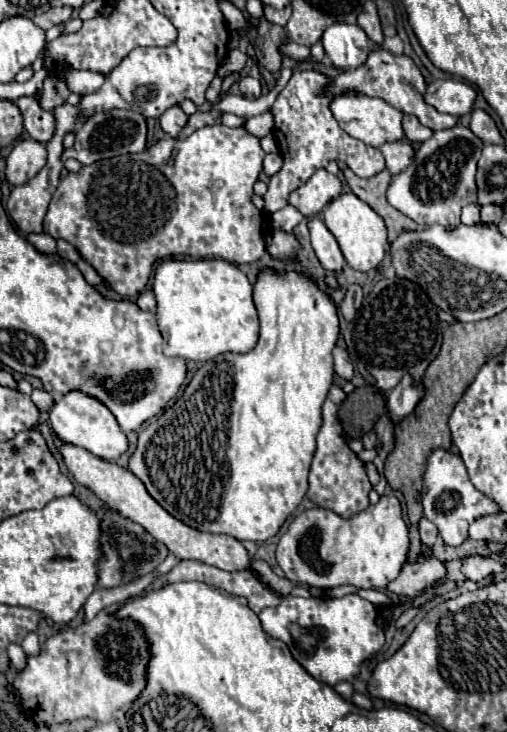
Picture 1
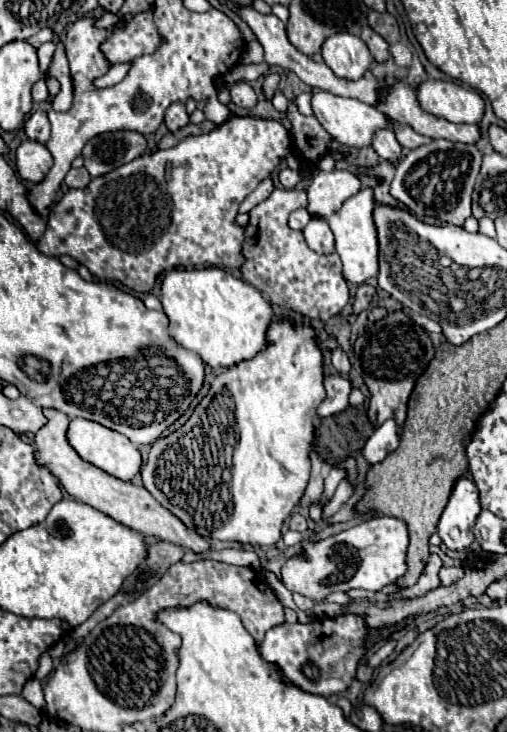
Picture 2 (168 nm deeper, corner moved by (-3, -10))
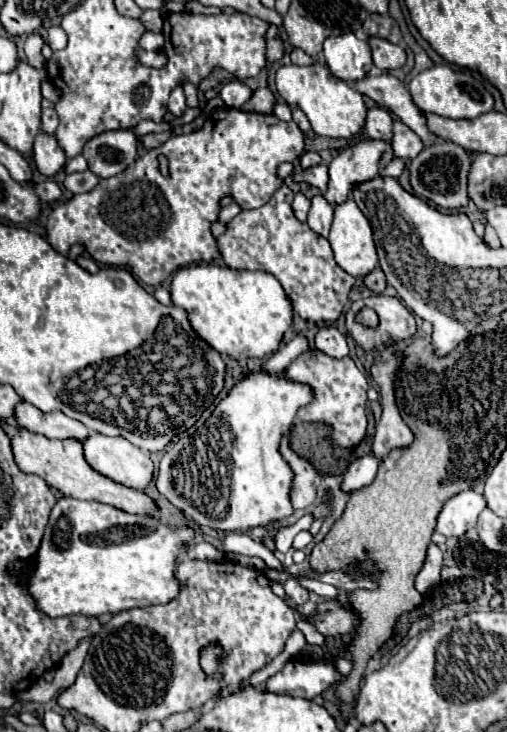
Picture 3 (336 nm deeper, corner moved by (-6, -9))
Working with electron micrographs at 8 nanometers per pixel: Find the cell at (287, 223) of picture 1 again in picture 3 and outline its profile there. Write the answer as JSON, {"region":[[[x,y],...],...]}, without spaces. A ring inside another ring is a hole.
{"region":[[[296,193],[294,201],[292,201],[292,209],[294,209],[294,215],[300,221],[306,221],[306,215],[308,215],[308,209],[310,209],[310,199],[306,199],[302,193]]]}

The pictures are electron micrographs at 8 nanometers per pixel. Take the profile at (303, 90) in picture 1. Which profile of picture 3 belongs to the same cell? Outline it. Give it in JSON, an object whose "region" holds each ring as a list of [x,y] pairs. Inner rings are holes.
{"region":[[[284,185],[264,207],[240,211],[226,223],[226,231],[216,239],[218,251],[230,269],[272,273],[304,321],[314,325],[334,323],[348,303],[354,277],[334,263],[330,243],[294,217],[290,207],[292,197],[292,189]]]}

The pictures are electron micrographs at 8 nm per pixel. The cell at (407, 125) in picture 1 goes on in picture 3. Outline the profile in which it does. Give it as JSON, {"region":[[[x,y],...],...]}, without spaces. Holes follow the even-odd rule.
{"region":[[[394,121],[392,127],[392,151],[396,157],[400,159],[414,159],[414,155],[418,155],[424,149],[422,139],[410,131],[410,127],[406,127],[402,121]]]}

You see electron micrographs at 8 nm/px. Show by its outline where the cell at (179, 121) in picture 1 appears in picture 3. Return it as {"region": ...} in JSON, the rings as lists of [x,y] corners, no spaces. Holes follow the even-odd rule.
{"region":[[[174,87],[172,93],[170,93],[170,99],[168,99],[168,109],[172,115],[180,117],[186,109],[186,97],[184,97],[184,91],[182,87]]]}

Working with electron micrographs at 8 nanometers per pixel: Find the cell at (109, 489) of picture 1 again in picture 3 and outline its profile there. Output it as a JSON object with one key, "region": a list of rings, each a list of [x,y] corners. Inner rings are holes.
{"region":[[[20,427],[18,433],[14,437],[10,437],[10,443],[12,443],[12,453],[14,453],[16,465],[28,475],[42,477],[50,487],[58,489],[62,495],[72,495],[76,499],[86,499],[86,501],[100,501],[100,503],[114,505],[128,513],[152,515],[156,509],[156,503],[146,493],[124,487],[124,485],[114,483],[112,479],[96,473],[86,463],[82,443],[76,439],[64,439],[64,441],[48,439],[40,433],[32,433],[32,431],[26,431],[24,427]]]}

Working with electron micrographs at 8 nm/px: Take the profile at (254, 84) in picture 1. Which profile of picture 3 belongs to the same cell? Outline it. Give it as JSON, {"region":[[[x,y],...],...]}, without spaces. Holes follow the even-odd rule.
{"region":[[[238,79],[224,83],[220,89],[220,99],[226,103],[226,107],[242,107],[250,97],[252,97],[252,89]]]}

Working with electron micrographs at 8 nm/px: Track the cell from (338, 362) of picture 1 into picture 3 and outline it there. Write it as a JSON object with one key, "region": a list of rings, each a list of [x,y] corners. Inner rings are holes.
{"region":[[[322,327],[322,329],[316,333],[314,345],[316,345],[320,351],[324,351],[326,355],[336,357],[336,359],[348,355],[346,337],[344,337],[336,327]]]}

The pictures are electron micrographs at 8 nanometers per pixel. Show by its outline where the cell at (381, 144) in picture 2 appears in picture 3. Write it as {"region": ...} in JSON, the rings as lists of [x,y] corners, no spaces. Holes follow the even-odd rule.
{"region":[[[372,107],[366,113],[364,129],[368,137],[372,139],[382,139],[386,143],[392,141],[392,117],[384,107]]]}

